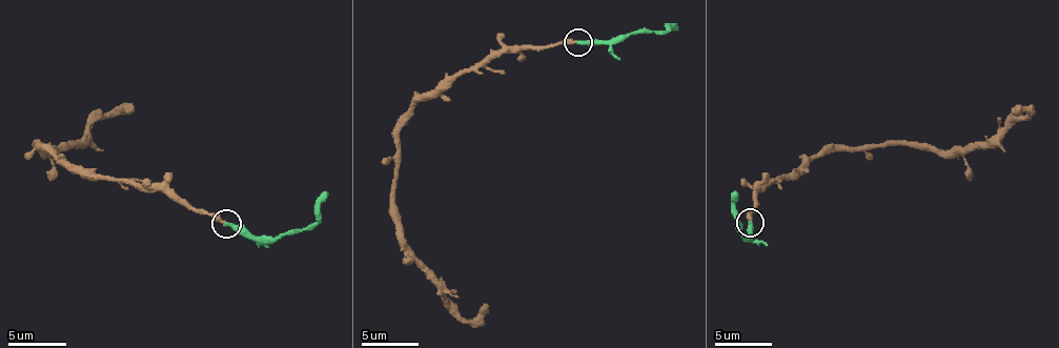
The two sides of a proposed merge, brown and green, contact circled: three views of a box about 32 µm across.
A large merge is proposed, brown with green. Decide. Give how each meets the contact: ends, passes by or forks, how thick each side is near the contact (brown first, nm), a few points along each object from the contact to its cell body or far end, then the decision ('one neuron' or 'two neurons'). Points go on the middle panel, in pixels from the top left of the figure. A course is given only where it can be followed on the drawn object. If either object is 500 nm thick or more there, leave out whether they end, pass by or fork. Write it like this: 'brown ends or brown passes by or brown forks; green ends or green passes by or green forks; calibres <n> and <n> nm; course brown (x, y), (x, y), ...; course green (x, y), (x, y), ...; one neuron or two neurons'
brown ends; green ends; calibres 240 and 320 nm; course brown (577, 41), (490, 53), (447, 76), (400, 129), (400, 245), (465, 319), (475, 319), (487, 305); course green (577, 41), (609, 41), (676, 27); one neuron

